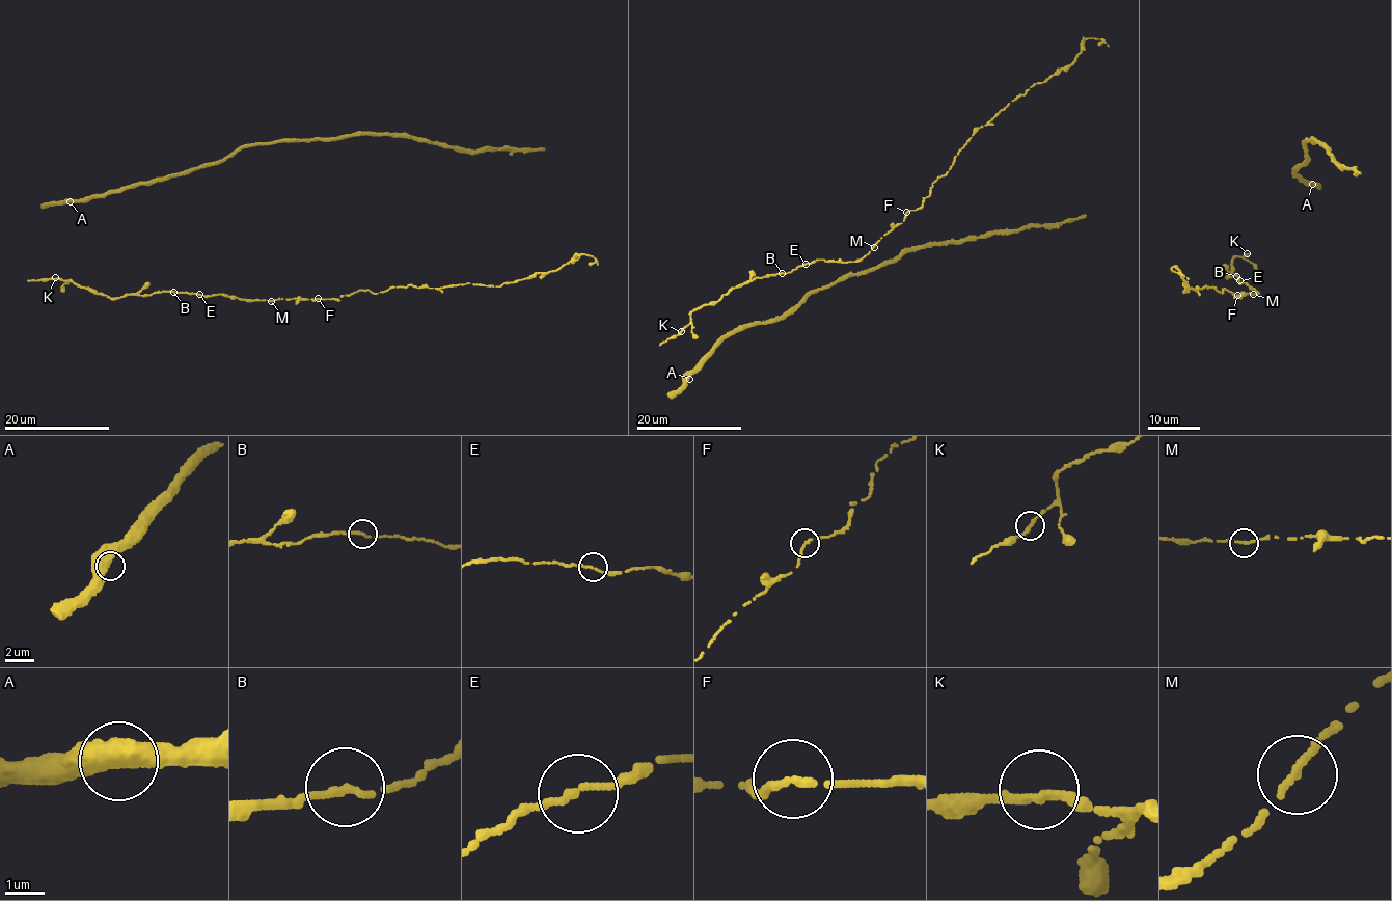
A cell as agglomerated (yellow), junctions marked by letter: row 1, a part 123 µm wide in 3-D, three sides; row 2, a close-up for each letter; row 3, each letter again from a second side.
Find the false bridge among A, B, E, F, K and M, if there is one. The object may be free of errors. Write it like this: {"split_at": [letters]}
{"split_at": []}

